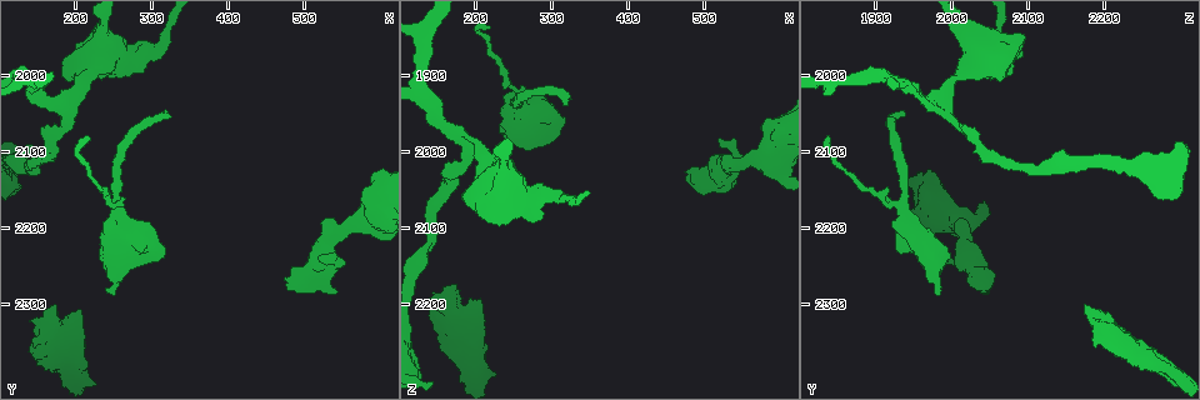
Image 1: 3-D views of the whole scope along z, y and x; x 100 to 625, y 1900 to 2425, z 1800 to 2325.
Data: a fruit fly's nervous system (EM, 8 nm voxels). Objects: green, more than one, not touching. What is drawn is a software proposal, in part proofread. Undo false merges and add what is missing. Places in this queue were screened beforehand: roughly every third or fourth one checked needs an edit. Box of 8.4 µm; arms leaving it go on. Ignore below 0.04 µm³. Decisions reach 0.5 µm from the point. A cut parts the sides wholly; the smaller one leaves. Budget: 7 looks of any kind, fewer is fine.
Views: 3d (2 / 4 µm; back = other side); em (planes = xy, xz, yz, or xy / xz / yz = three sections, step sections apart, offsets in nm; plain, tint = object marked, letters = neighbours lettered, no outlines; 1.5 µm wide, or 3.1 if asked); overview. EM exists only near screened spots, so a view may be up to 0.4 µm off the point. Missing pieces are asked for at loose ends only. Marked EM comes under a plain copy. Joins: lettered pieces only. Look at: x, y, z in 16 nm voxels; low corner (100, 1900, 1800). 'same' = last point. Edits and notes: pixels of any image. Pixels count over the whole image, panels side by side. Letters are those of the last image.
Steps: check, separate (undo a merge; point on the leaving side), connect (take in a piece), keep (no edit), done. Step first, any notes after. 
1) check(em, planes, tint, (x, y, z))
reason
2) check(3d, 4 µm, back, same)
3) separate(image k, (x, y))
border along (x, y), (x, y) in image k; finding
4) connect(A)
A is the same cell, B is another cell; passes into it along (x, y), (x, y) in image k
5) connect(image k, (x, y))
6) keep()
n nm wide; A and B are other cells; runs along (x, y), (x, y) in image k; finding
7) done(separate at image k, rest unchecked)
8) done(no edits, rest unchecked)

check(em, yz, step 8, letters, (240, 2280, 1985))
branch stops here

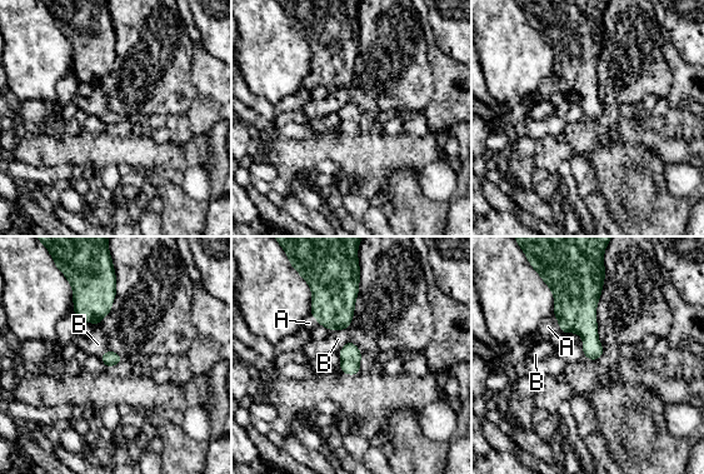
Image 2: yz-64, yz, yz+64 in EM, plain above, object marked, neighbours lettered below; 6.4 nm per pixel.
connect(A)
A is the same cell, B is another cell; the neuron continues

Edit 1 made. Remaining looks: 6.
check(overview)

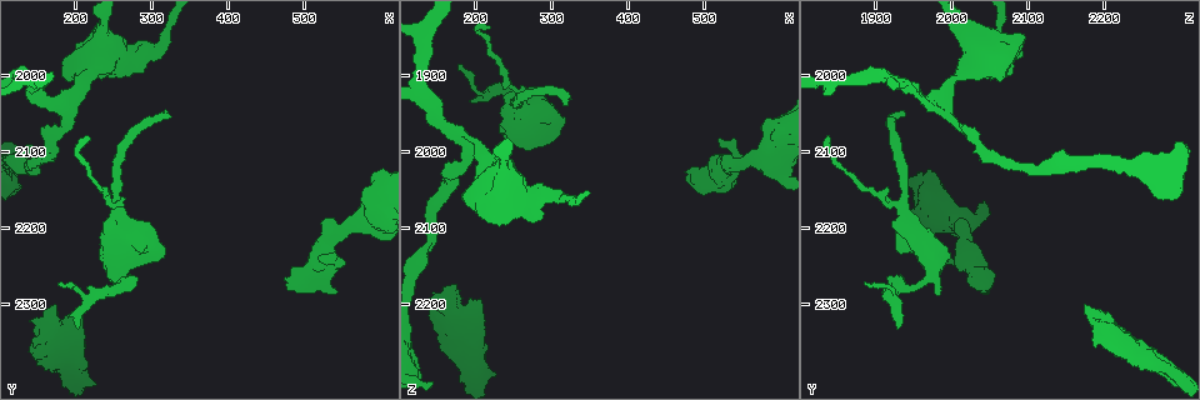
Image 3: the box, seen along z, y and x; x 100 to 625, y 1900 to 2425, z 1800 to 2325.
check(em, xz, step 8, letters, (325, 2055, 1930))
free end

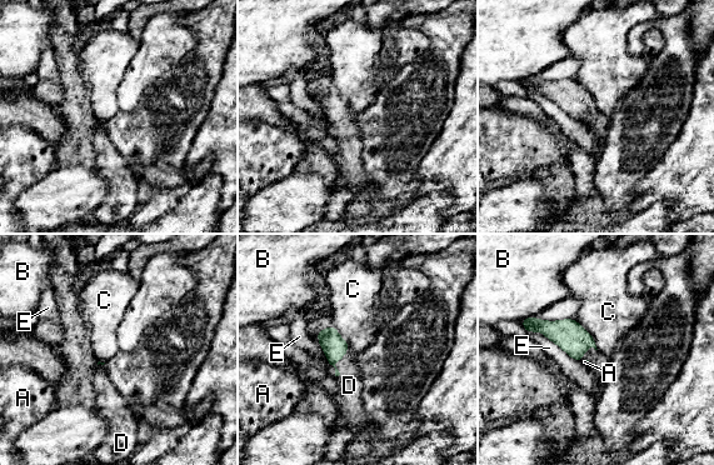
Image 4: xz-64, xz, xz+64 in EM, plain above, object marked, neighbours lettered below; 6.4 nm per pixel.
check(em, xy, step 8, letters, same)
another direction

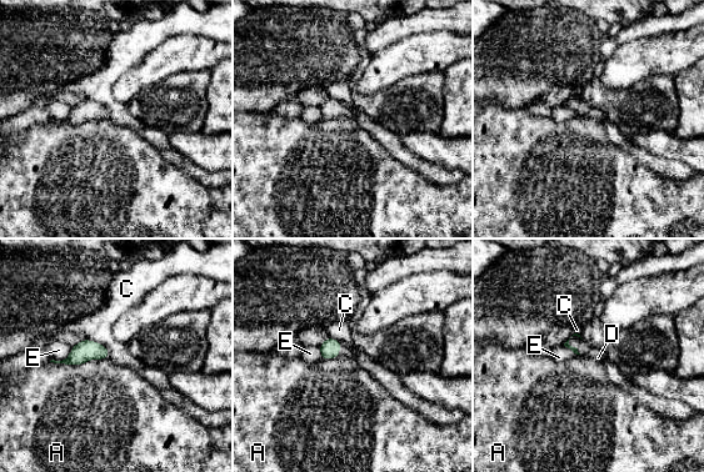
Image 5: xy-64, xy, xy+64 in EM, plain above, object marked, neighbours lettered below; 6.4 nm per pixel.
connect(D)
D is the same cell, A, C and E are other cells; passes into it along (330, 347), (339, 350), (345, 350) in image 5; the neuron continues

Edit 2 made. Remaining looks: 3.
check(em, planes, letters, (540, 2285, 2040))
free end

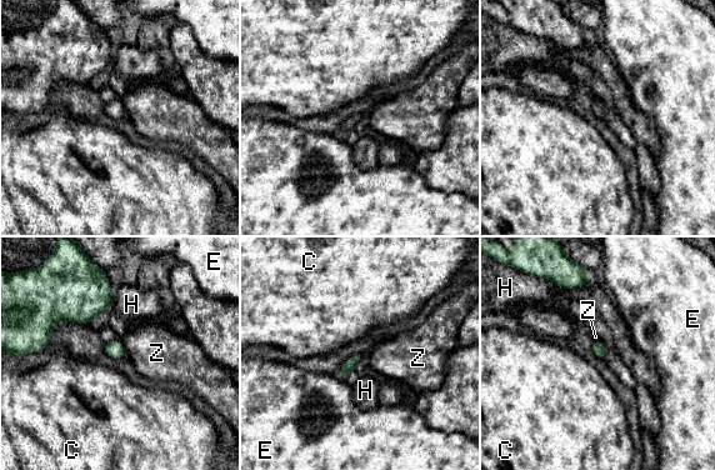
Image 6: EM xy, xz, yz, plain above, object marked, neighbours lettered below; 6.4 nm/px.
keep()
C, E, H and Z are other cells; border along (120, 340), (126, 354) in image 6; none of them fits

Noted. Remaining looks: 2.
done(connect at image 2, connect at image 5, rest unchecked)

